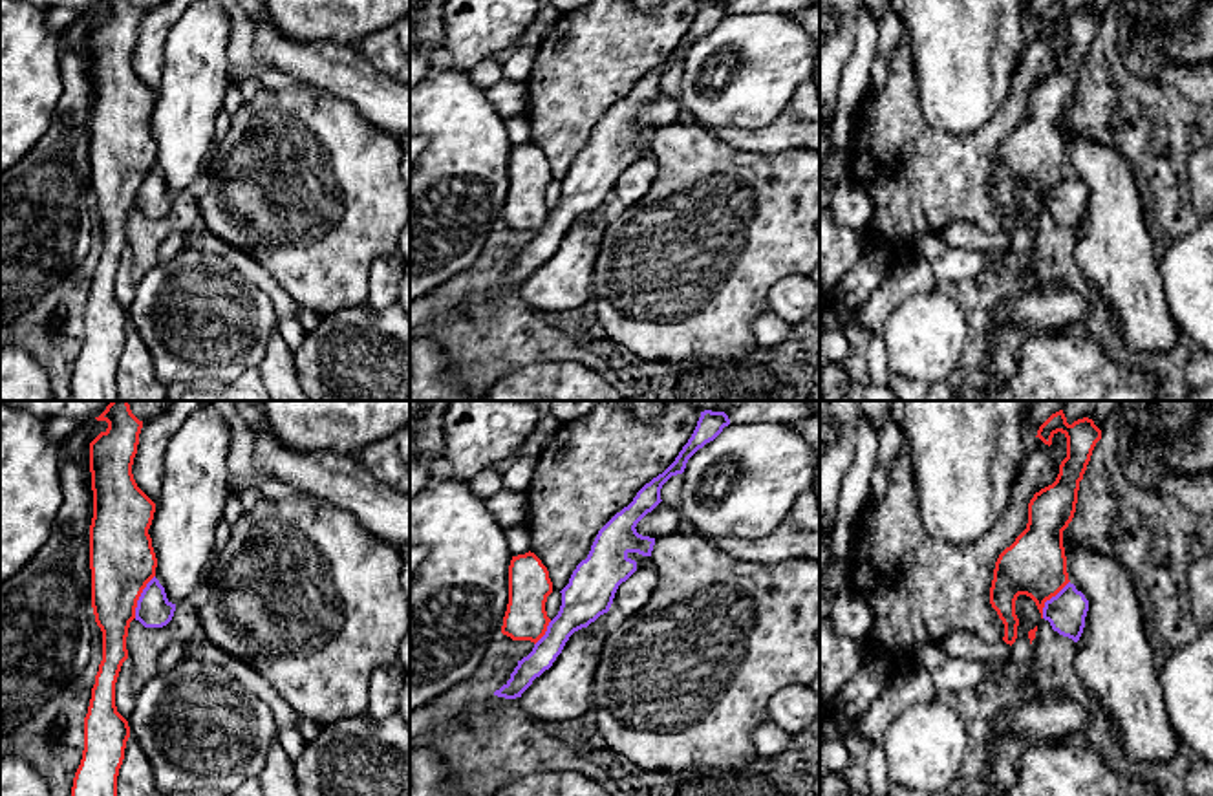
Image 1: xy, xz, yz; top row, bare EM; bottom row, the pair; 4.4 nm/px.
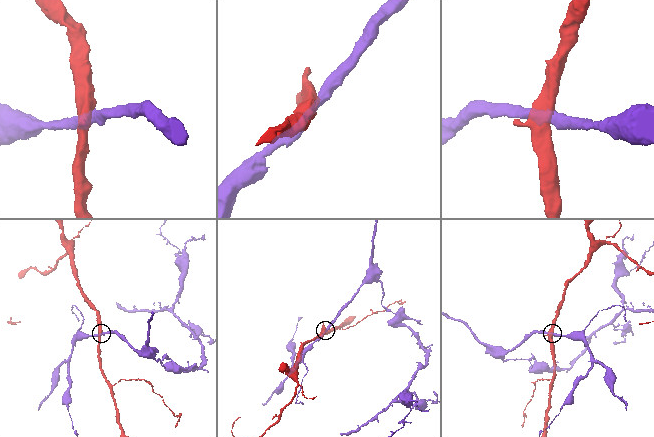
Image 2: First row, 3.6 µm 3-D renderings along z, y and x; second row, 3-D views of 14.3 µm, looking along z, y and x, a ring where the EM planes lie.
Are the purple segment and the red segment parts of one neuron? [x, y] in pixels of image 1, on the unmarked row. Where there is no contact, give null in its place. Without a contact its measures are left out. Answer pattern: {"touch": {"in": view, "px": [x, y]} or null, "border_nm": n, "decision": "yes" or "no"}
{"touch": {"in": "xy", "px": [139, 187]}, "border_nm": 220, "decision": "yes"}

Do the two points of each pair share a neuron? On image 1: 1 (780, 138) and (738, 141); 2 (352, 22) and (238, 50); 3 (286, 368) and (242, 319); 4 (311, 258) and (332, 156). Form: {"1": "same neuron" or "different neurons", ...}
{"1": "same neuron", "2": "different neurons", "3": "different neurons", "4": "same neuron"}

